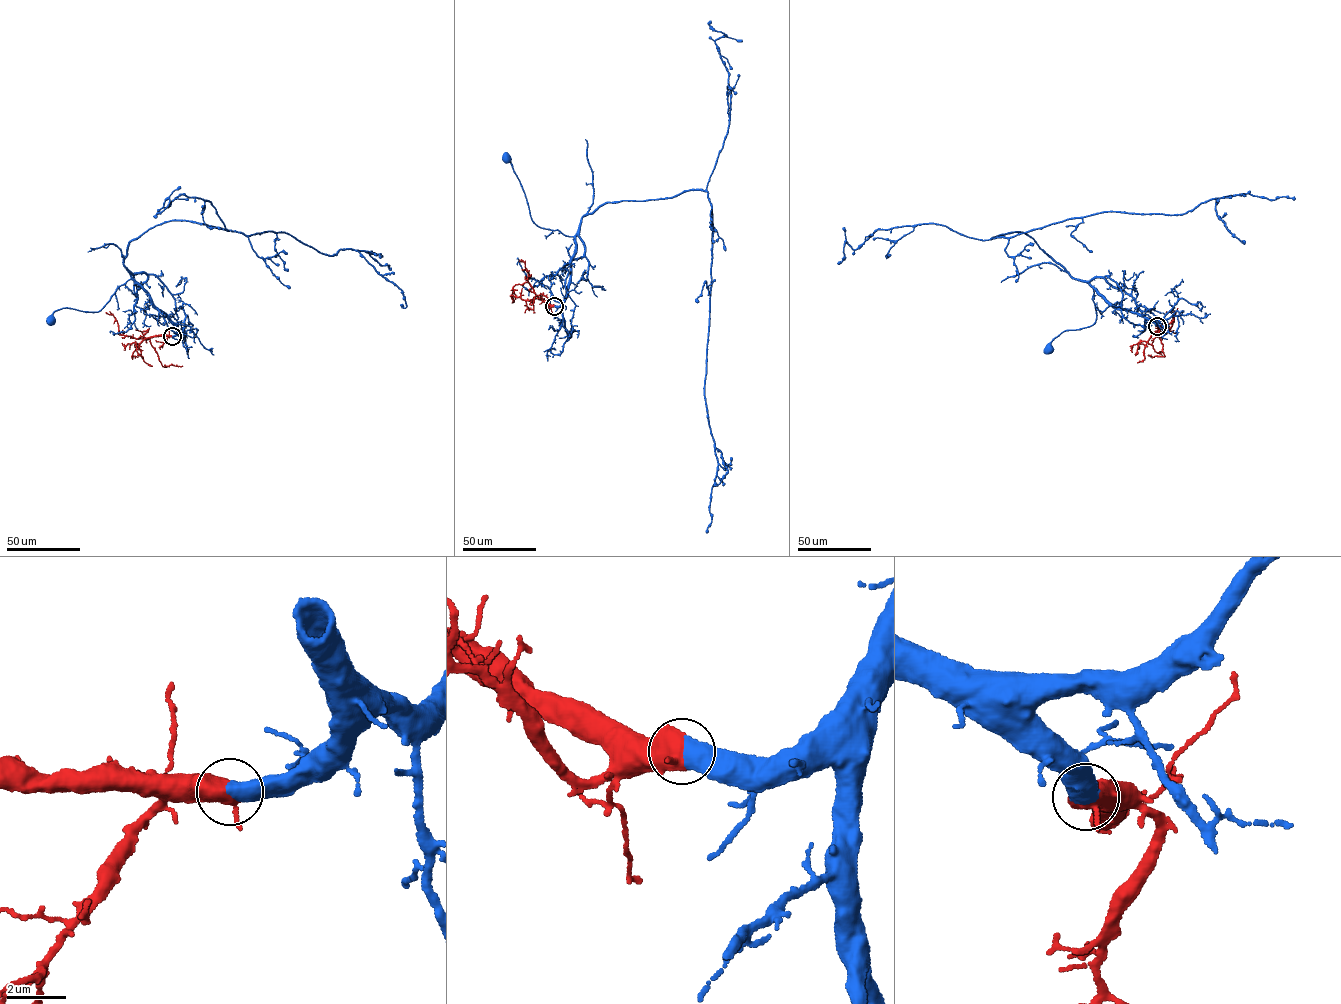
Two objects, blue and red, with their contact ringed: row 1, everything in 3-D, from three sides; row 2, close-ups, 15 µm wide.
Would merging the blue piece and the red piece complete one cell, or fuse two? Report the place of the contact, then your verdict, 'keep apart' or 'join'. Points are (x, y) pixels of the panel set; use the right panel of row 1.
(1157, 326) | join

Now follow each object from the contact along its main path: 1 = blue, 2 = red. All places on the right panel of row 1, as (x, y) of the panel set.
1: (1157, 325), (1135, 312), (1115, 309), (1091, 287), (1097, 315), (1094, 324), (1063, 331), (1054, 337), (1048, 348)
2: (1157, 325), (1161, 332), (1169, 331), (1175, 313), (1166, 311)

